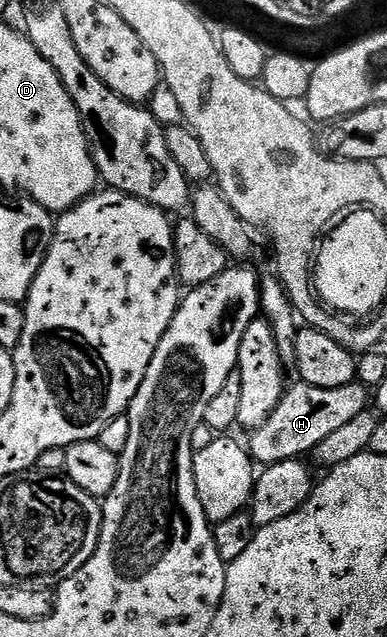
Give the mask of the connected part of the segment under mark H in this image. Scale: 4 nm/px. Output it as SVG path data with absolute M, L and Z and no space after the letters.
M295 383L284 392L277 411L261 427L250 434L249 452L260 466L266 467L285 460L302 458L302 453L310 454L323 439L333 431L352 422L361 412L369 409L369 390L367 386L352 383L345 387L313 387Z

